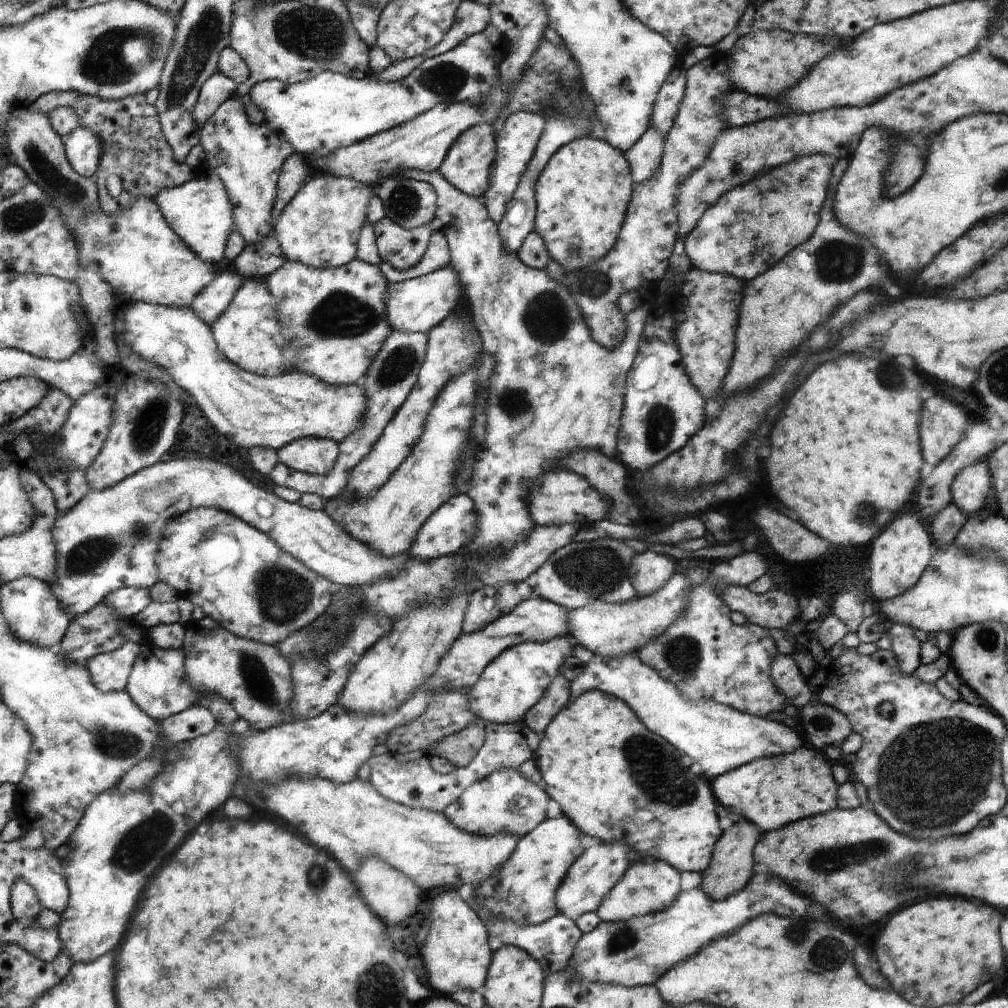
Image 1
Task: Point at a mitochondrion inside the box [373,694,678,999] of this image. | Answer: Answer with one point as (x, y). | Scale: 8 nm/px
(622, 939)

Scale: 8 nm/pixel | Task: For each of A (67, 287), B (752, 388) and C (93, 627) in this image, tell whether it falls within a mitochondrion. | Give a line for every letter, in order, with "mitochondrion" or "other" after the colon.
A: other
B: other
C: mitochondrion

